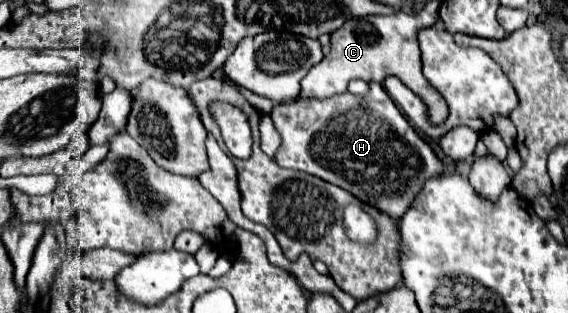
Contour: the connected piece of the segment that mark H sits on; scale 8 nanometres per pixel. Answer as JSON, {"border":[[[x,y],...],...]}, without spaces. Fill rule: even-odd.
{"border":[[[371,83],[365,97],[345,91],[327,99],[311,97],[281,103],[273,109],[273,123],[283,139],[277,151],[279,167],[321,177],[397,221],[411,207],[423,183],[443,173],[433,149],[409,125],[379,83]]]}

